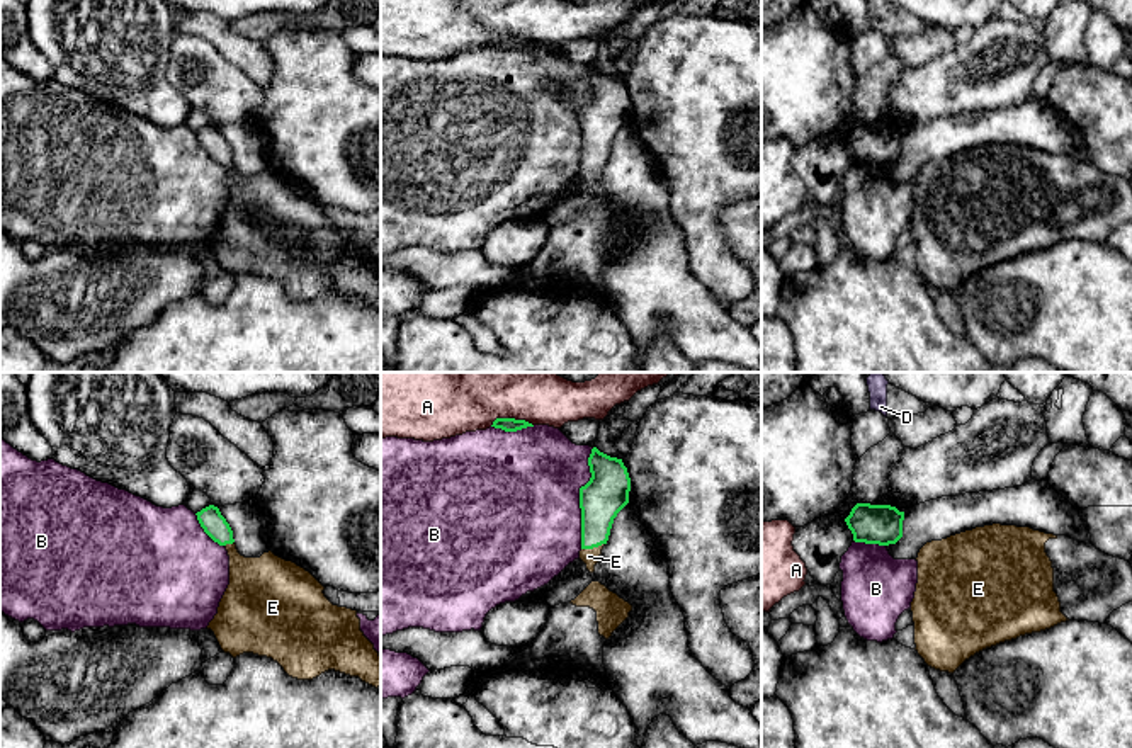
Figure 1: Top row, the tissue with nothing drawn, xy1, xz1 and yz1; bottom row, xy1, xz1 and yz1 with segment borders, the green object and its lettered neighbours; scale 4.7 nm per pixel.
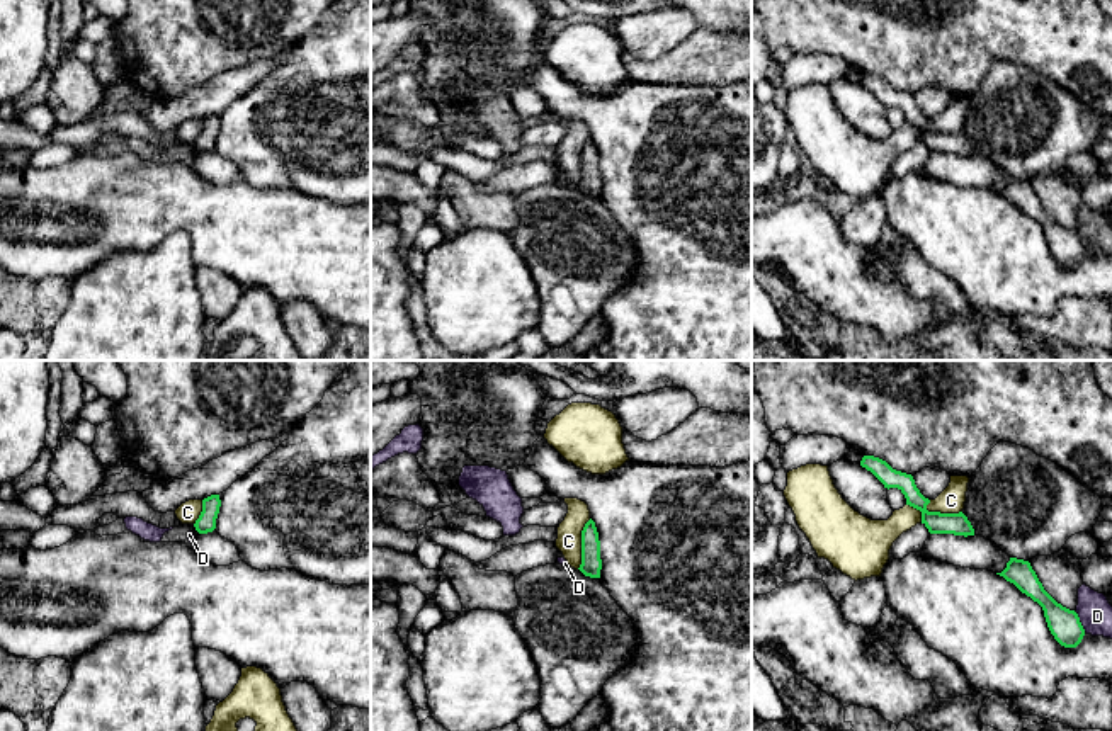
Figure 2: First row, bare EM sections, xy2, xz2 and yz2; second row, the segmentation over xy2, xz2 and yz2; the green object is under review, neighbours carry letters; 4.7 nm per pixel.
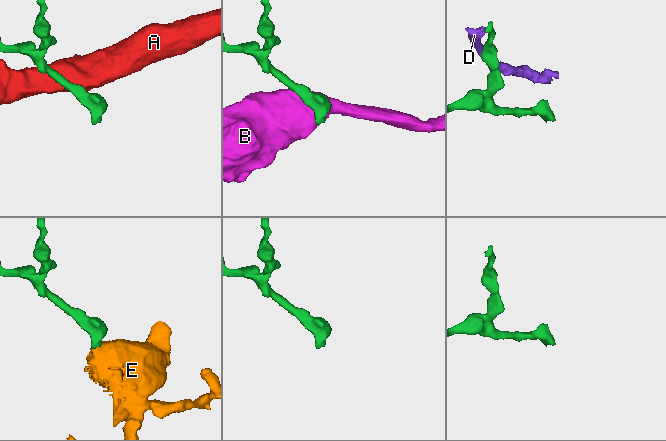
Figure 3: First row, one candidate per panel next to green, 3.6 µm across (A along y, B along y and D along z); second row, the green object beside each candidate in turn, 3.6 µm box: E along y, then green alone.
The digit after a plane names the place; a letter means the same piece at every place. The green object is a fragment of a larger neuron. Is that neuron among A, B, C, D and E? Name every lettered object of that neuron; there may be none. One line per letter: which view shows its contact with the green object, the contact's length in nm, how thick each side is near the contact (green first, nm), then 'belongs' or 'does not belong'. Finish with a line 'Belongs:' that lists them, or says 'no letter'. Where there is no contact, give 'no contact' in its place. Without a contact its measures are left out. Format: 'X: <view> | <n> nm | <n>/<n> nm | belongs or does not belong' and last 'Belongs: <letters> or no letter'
A: xz1 | 200 nm | 60/240 nm | does not belong
B: xz1 | 480 nm | 200/500 nm | does not belong
C: xz2 | 240 nm | 100/120 nm | does not belong
D: yz2 | 120 nm | 150/160 nm | does not belong
E: xz1 | 120 nm | 200/80 nm | belongs
Belongs: E

